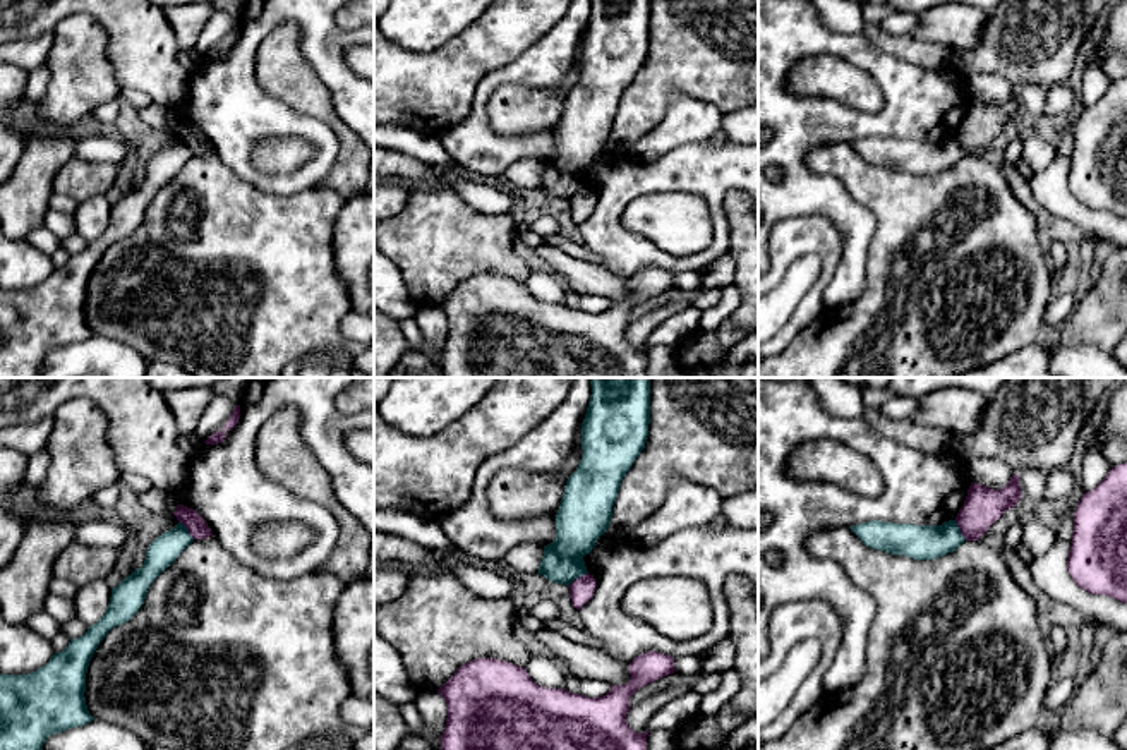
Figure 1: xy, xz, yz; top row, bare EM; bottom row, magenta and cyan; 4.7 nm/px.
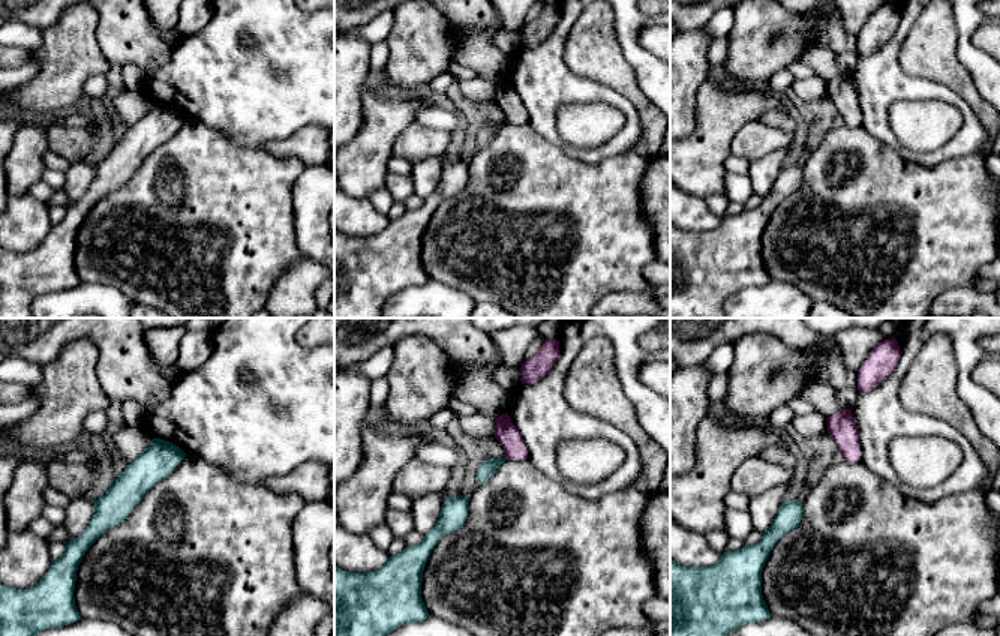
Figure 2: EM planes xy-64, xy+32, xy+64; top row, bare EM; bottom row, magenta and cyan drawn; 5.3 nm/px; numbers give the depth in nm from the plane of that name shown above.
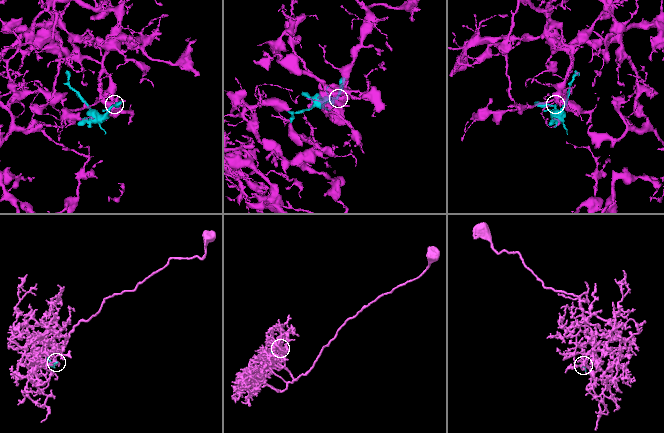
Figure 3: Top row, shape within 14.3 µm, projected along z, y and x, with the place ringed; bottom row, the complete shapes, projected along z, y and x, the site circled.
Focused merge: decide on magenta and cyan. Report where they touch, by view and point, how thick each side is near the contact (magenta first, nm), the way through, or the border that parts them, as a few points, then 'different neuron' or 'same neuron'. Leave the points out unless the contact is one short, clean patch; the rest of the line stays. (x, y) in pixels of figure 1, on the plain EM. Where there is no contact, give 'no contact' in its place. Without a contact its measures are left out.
xz (578, 193) | 110/220 nm | along xz (587, 187), (568, 201) | different neuron

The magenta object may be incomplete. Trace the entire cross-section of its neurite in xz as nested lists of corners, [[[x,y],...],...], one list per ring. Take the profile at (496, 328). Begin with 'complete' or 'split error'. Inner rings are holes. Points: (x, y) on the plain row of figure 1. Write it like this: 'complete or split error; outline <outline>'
complete; outline [[[643,268],[630,280],[631,295],[611,300],[600,312],[537,300],[523,281],[494,273],[465,278],[439,302],[448,321],[441,350],[443,378],[648,378],[647,350],[626,340],[630,312],[650,297],[674,288],[674,273]]]

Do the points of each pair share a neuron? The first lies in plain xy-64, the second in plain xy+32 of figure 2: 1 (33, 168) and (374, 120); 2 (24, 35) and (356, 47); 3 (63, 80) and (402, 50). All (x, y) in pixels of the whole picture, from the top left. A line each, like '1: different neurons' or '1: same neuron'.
1: same neuron
2: different neurons
3: same neuron

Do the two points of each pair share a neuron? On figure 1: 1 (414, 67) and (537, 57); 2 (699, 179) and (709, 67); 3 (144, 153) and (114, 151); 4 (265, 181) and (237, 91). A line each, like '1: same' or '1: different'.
1: different
2: different
3: different
4: same

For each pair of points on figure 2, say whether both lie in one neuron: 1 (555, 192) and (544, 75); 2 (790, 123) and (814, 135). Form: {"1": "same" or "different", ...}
{"1": "different", "2": "different"}

